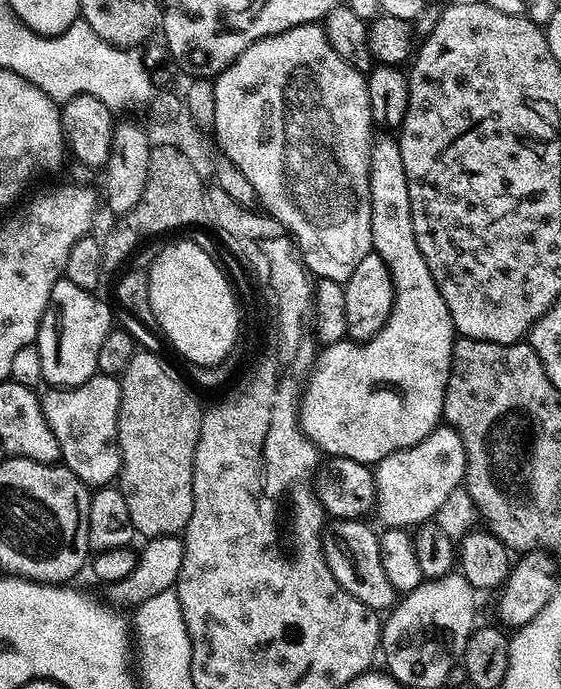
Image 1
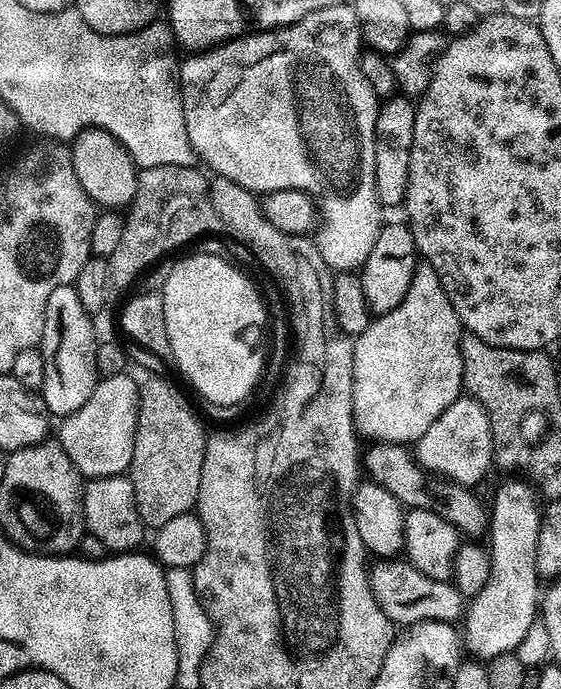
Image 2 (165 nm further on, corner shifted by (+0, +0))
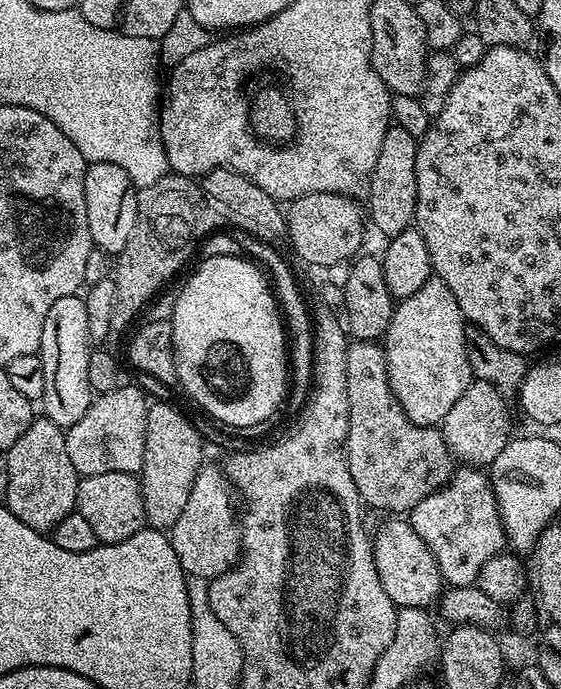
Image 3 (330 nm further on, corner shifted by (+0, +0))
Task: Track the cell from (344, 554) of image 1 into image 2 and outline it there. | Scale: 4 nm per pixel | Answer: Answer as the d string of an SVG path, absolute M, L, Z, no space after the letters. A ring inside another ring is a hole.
M380 558L371 565L368 582L382 614L390 618L397 626L421 624L427 620L437 620L443 624L452 624L461 619L466 608L465 597L460 595L456 585L438 578L426 578L404 558Z

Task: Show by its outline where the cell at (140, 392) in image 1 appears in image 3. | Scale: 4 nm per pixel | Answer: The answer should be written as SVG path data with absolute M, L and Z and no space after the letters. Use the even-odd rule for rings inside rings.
M149 403L146 414L146 442L144 461L138 473L142 498L144 499L144 519L157 530L171 530L186 501L198 470L205 463L204 446L206 440L197 425L188 421L172 404Z

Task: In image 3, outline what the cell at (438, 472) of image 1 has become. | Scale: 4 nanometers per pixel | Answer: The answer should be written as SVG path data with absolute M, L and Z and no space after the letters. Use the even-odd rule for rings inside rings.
M473 379L468 389L454 402L446 414L442 431L448 451L457 461L468 466L488 466L501 453L510 439L508 433L508 408L504 405L505 393L485 380Z

